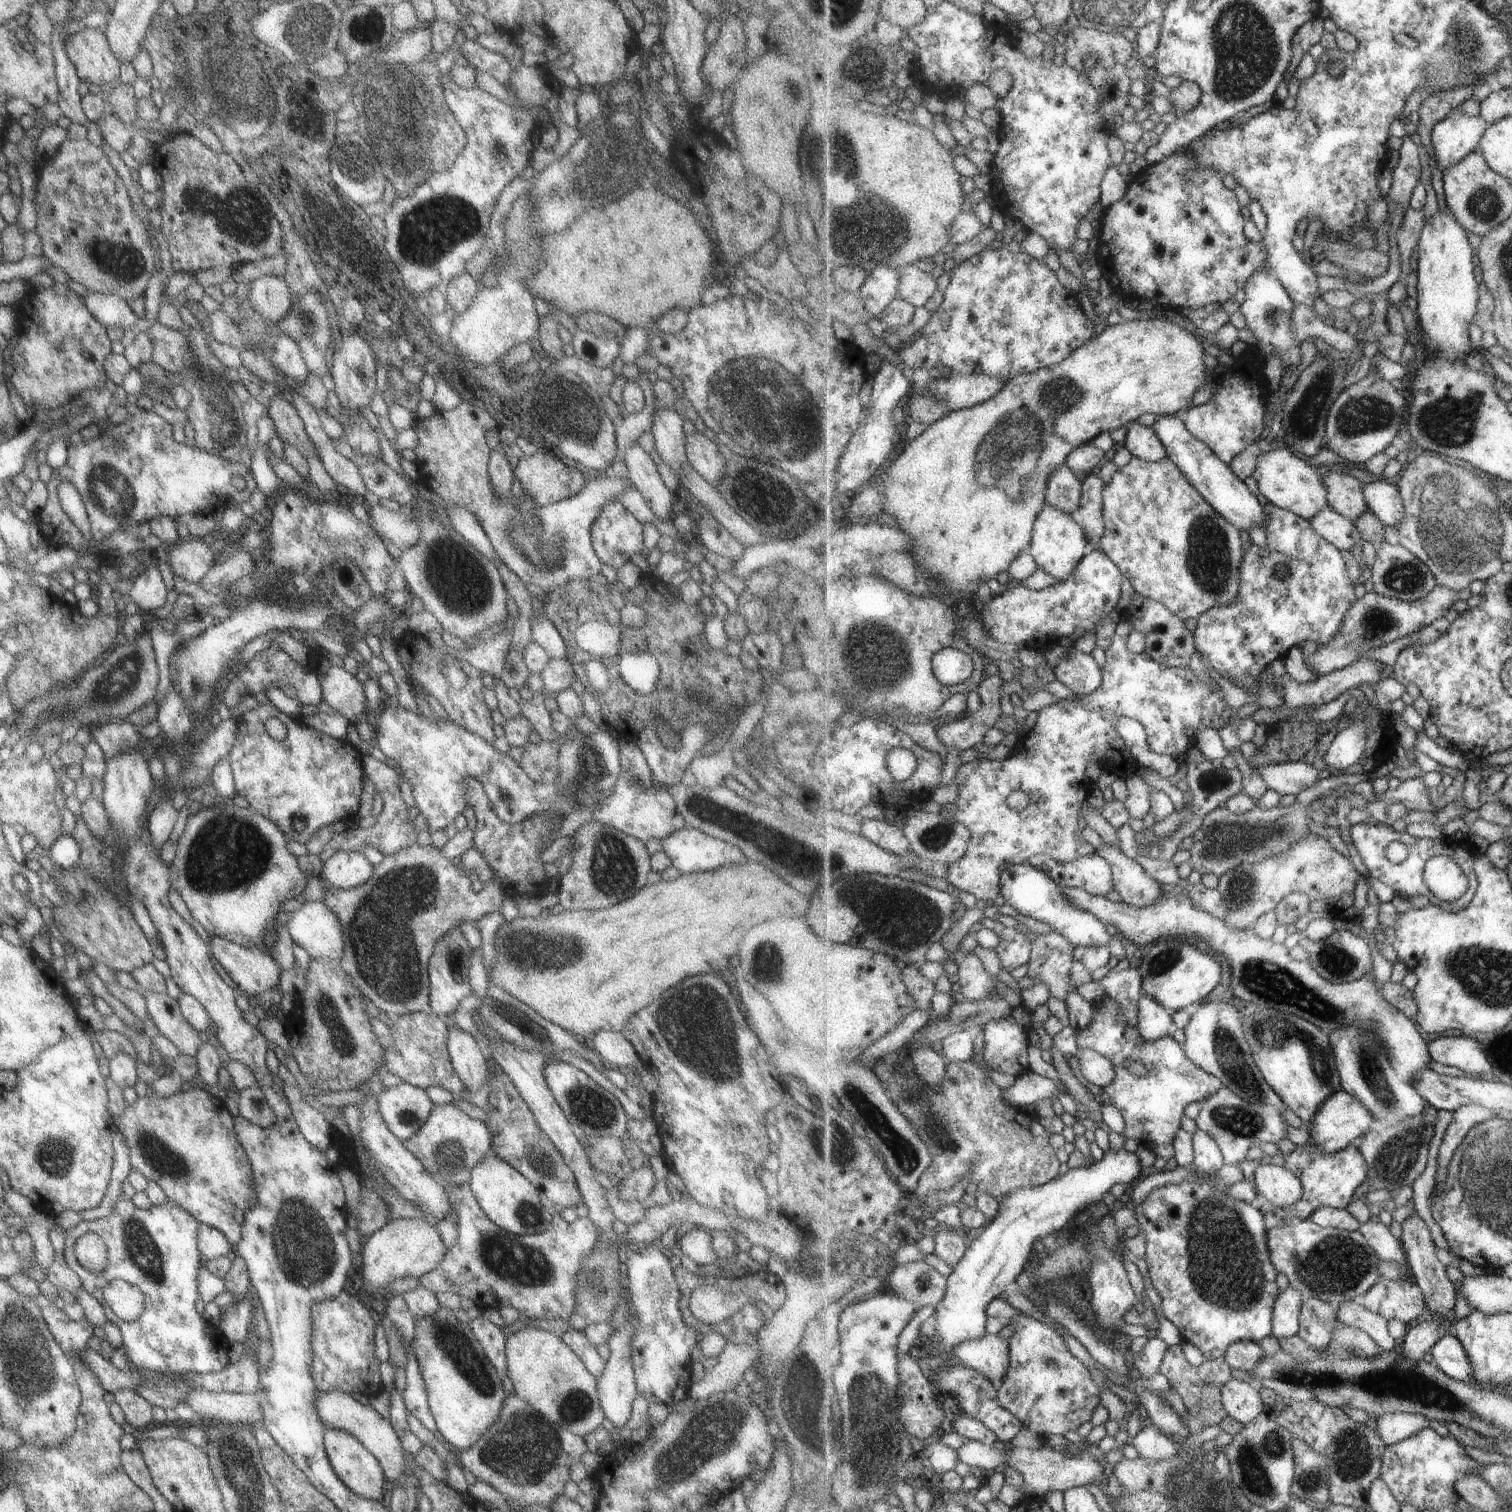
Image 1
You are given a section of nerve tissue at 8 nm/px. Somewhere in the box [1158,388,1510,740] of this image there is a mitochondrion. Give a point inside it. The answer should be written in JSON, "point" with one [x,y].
{"point":[1450,535]}

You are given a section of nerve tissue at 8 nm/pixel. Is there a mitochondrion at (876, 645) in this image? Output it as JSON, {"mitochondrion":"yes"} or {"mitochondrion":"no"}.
{"mitochondrion":"yes"}

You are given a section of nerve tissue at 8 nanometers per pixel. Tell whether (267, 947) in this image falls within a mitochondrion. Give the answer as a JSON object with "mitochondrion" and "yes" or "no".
{"mitochondrion":"no"}

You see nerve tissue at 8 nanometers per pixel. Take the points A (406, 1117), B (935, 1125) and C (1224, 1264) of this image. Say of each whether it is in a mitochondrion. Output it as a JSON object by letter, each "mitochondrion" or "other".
{"A":"mitochondrion","B":"mitochondrion","C":"mitochondrion"}

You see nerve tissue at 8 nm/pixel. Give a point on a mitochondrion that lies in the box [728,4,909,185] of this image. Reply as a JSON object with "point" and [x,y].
{"point":[840,144]}

